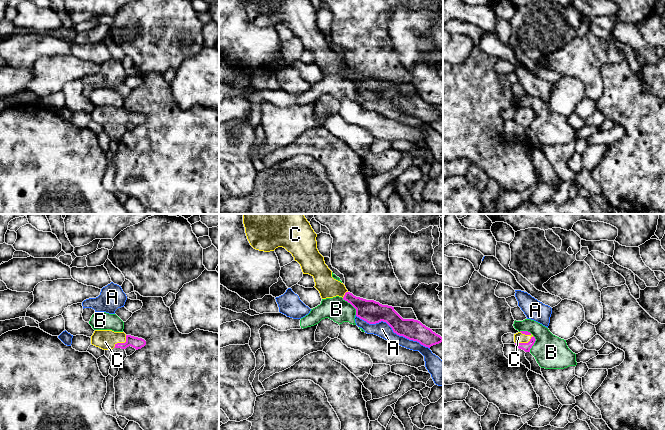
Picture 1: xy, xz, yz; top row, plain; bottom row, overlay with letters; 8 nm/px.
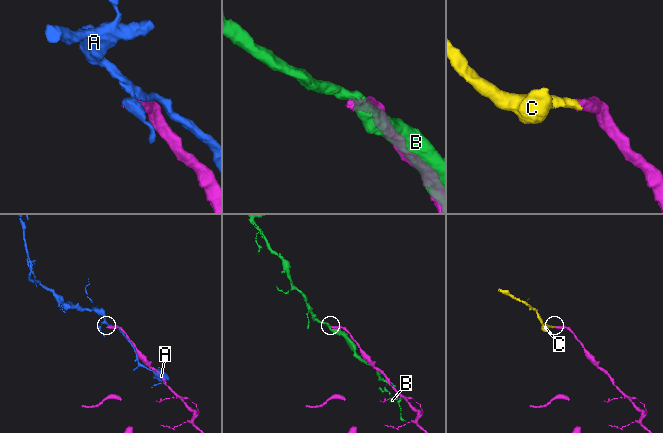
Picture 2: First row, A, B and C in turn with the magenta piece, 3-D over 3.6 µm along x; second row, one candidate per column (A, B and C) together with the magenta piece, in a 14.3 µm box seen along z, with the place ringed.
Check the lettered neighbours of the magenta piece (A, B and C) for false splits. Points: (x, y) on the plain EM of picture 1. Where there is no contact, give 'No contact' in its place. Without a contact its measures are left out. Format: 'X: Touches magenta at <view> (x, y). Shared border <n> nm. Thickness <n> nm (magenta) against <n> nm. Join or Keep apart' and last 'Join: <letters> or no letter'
A: Touches magenta at xz (392, 105). Shared border 650 nm. Thickness 180 nm (magenta) against 120 nm. Keep apart
B: Touches magenta at xz (351, 80). Shared border 180 nm. Thickness 180 nm (magenta) against 190 nm. Keep apart
C: Touches magenta at yz (524, 119). Shared border 160 nm. Thickness 70 nm (magenta) against 80 nm. Join
Join: C

